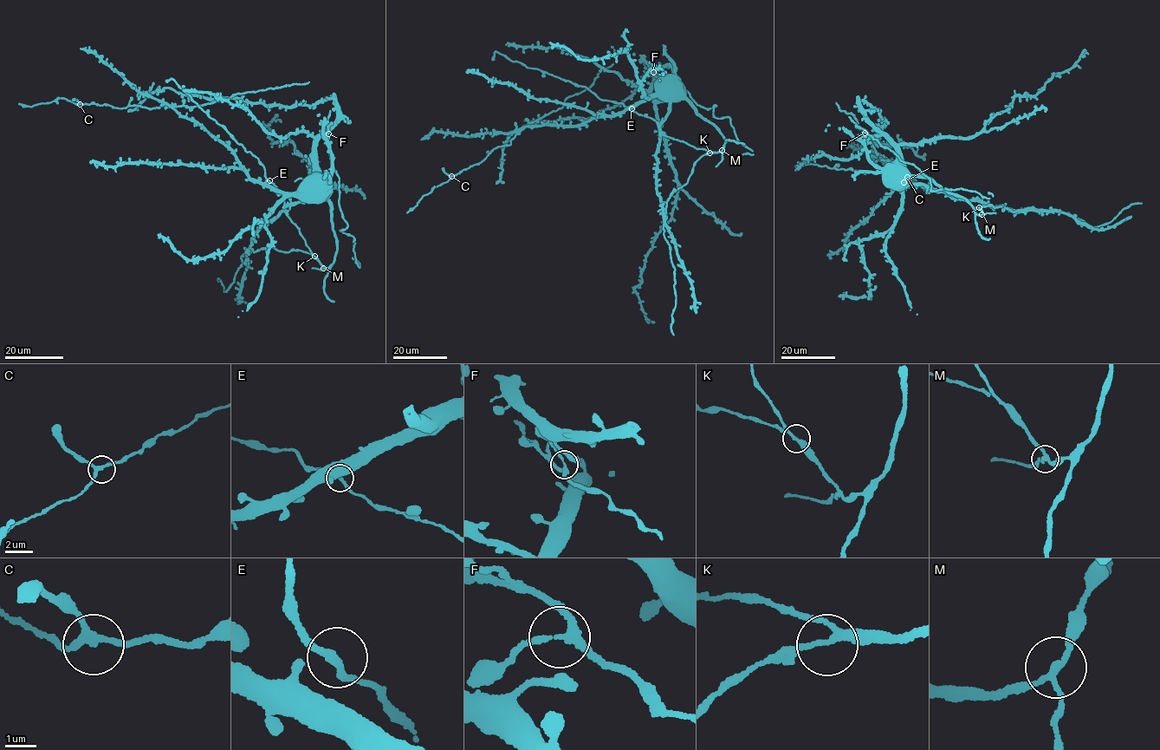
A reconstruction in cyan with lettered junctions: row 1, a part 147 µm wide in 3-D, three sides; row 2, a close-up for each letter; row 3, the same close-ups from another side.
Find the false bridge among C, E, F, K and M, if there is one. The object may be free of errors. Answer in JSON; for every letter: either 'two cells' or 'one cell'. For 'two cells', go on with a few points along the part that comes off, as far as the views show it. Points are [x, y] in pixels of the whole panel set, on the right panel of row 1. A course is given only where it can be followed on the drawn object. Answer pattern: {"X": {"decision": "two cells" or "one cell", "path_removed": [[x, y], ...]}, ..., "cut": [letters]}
{"C": {"decision": "one cell"}, "E": {"decision": "one cell"}, "F": {"decision": "one cell"}, "K": {"decision": "one cell"}, "M": {"decision": "two cells", "path_removed": [[981, 214], [995, 213]]}, "cut": ["M"]}

